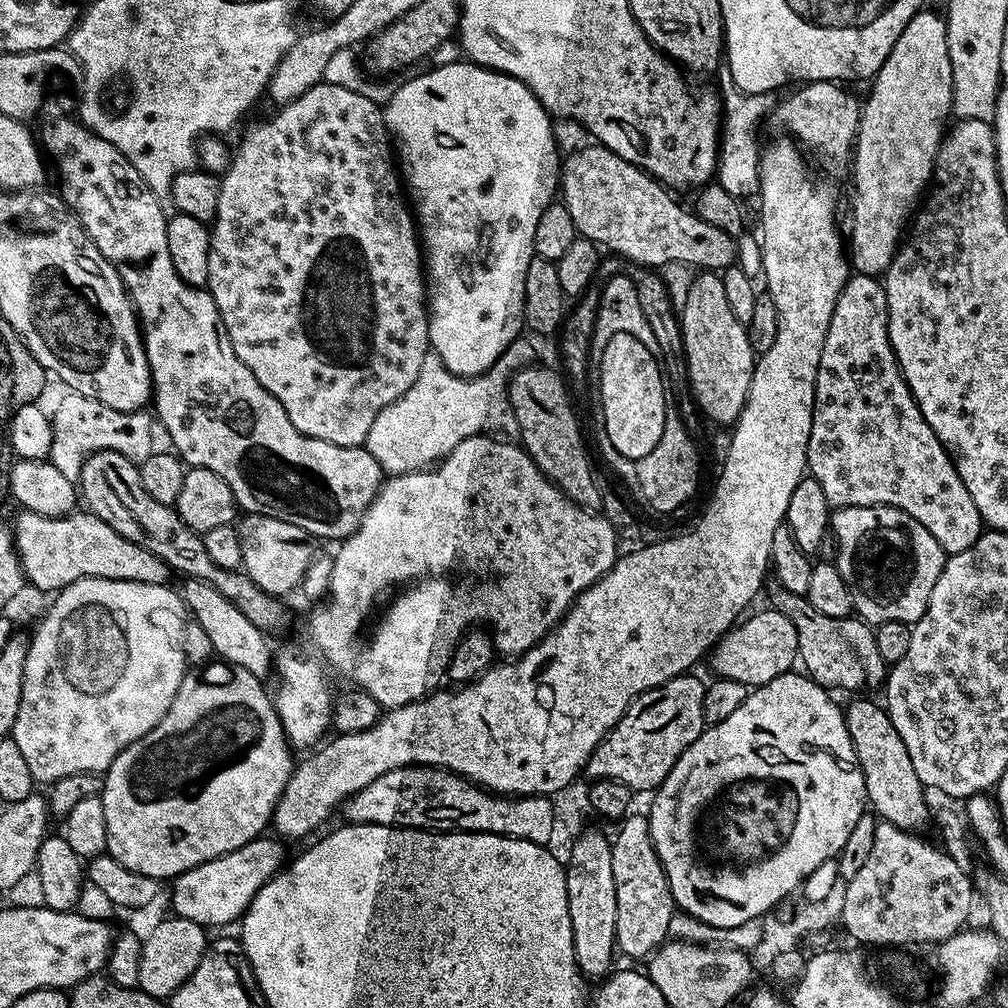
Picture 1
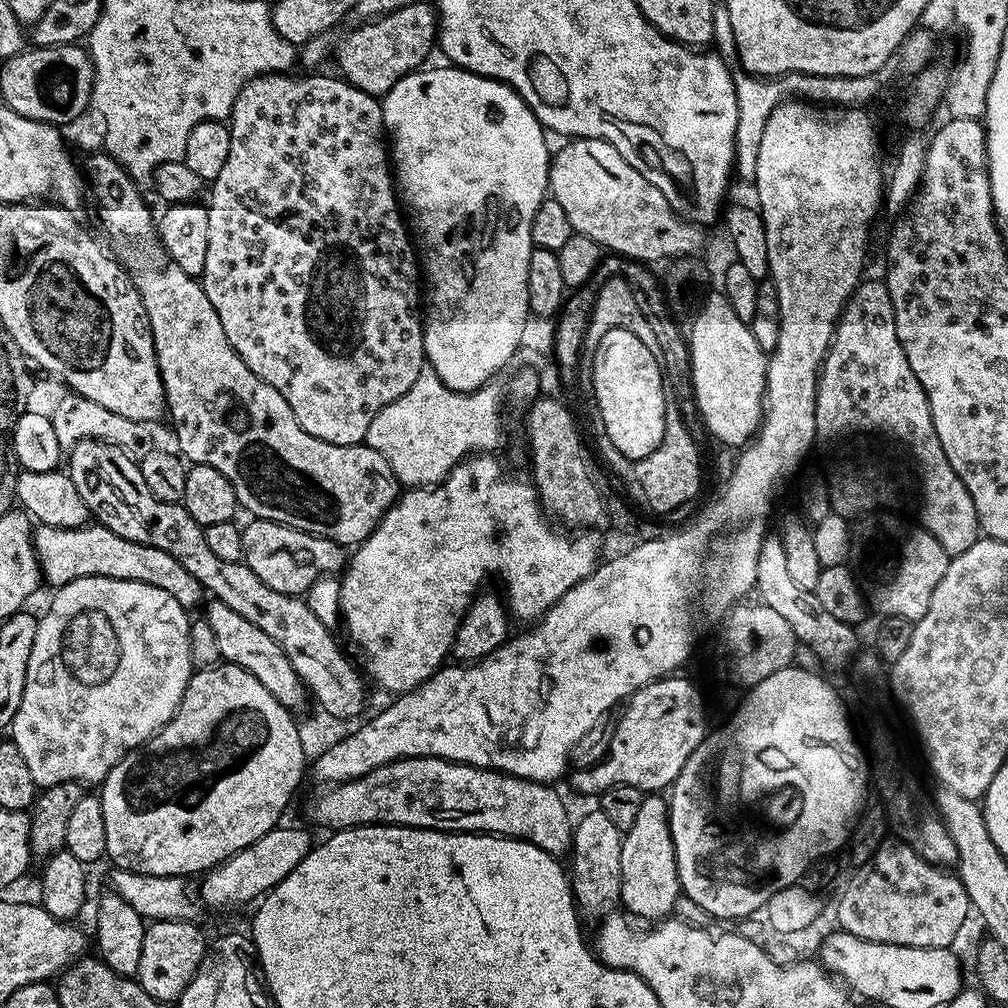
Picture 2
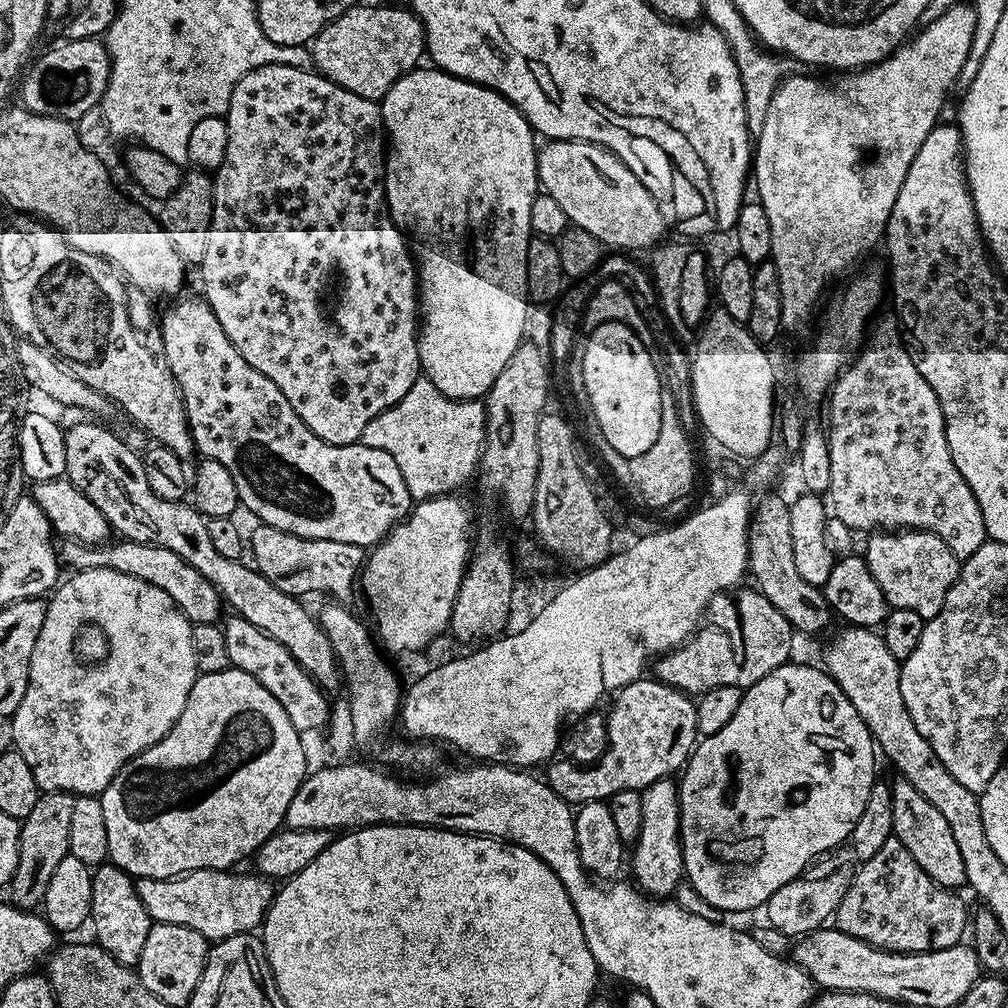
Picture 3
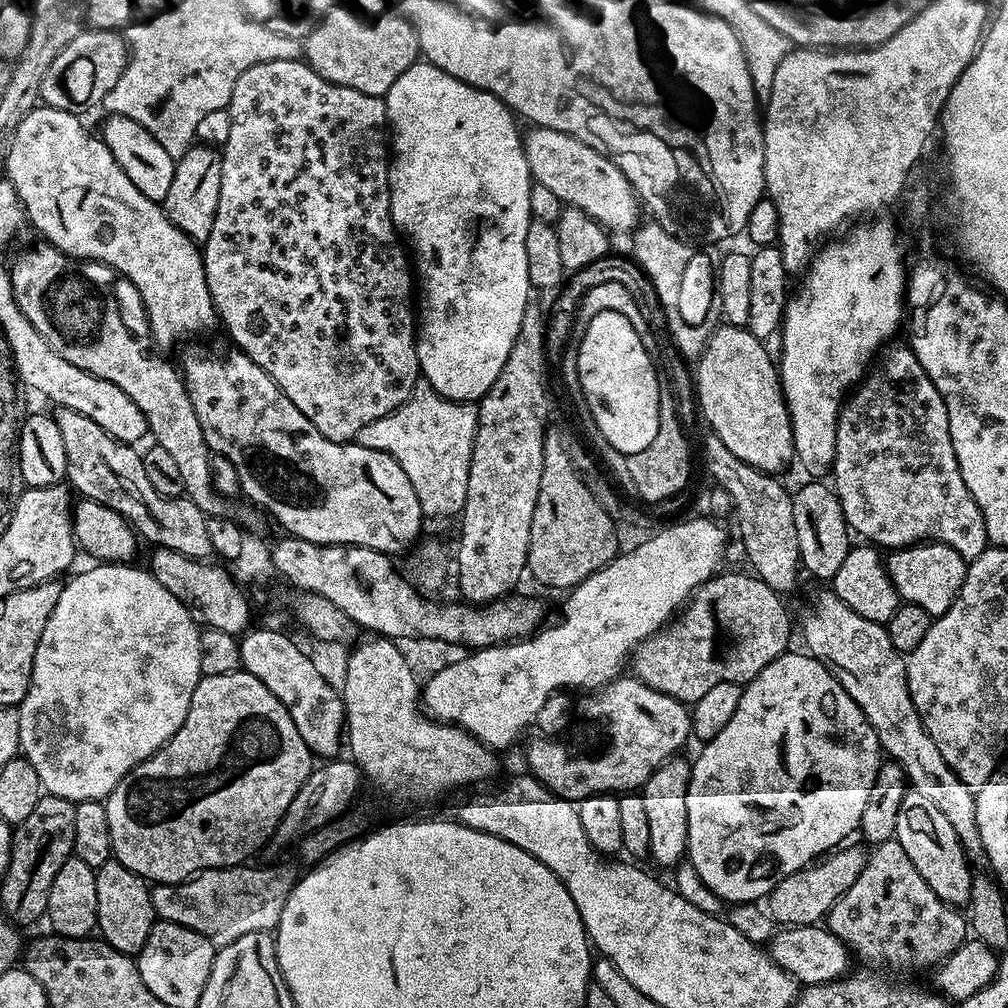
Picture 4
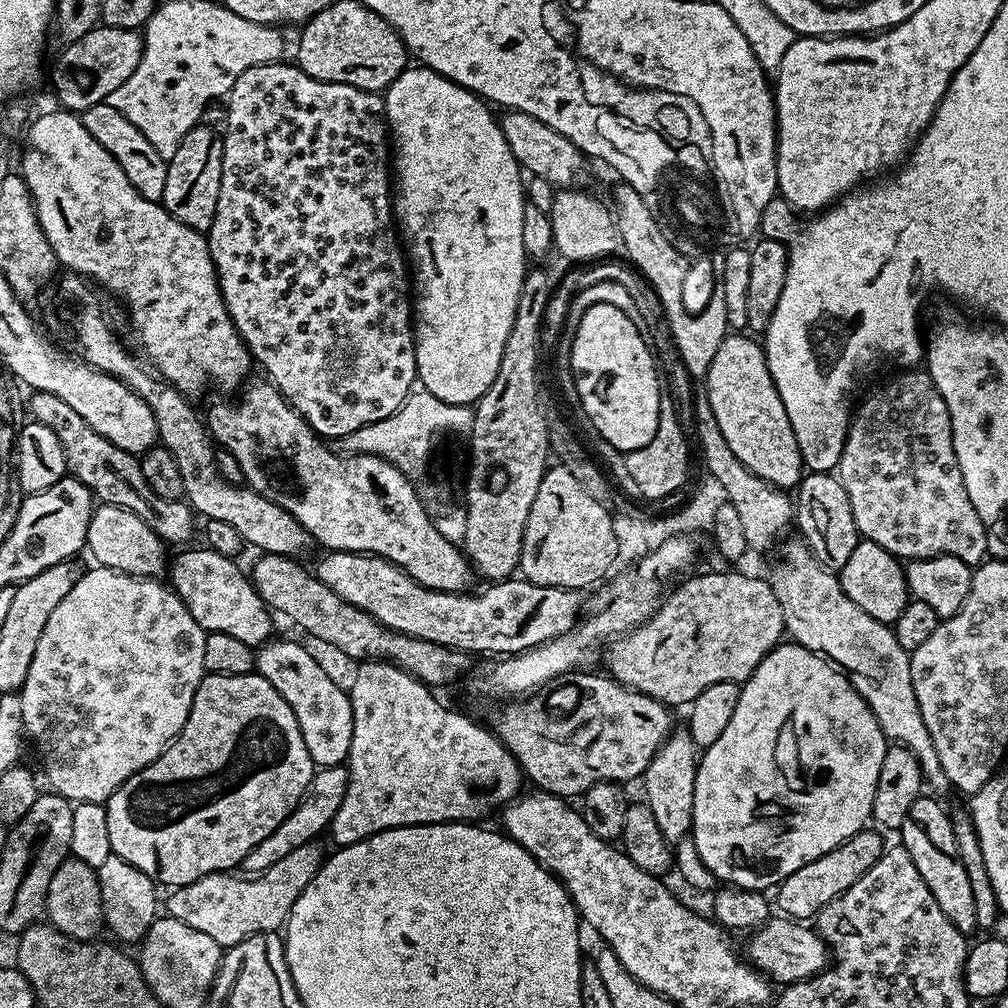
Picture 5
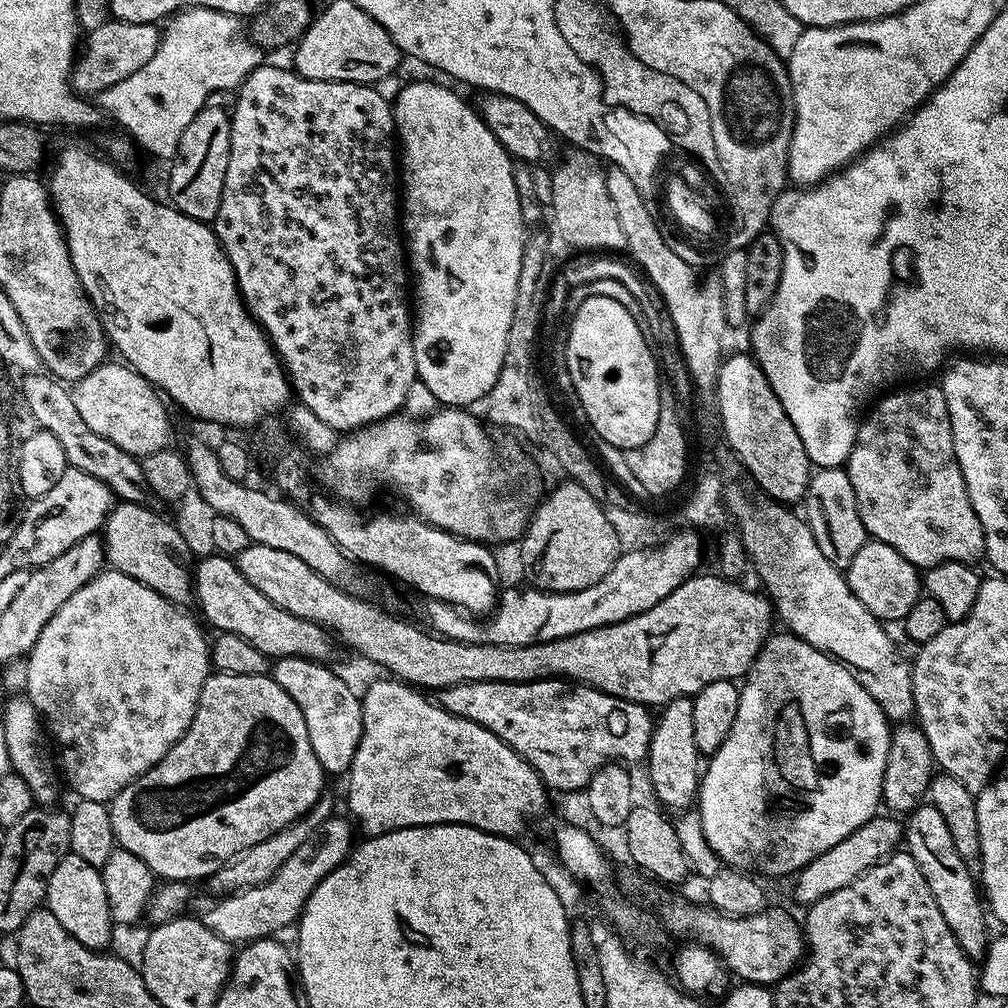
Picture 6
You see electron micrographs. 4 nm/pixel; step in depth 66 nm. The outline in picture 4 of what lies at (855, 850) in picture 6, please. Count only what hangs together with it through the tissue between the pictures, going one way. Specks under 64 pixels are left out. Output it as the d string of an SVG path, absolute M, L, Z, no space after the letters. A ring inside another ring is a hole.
M841 847L831 854L825 855L819 862L813 862L807 868L798 870L778 886L766 898L766 911L773 921L780 926L798 924L816 924L825 919L826 913L858 882L858 874L868 865L868 852L860 848ZM821 863L821 864L820 864Z

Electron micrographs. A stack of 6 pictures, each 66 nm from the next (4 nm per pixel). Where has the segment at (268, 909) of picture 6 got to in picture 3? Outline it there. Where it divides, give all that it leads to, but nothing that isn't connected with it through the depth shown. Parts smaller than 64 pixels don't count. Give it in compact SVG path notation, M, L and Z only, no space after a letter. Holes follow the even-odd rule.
M203 868L170 878L139 877L136 880L138 898L157 924L186 926L198 930L205 940L215 942L243 932L255 933L264 923L264 915L272 904L273 881L266 876L243 876L240 870Z

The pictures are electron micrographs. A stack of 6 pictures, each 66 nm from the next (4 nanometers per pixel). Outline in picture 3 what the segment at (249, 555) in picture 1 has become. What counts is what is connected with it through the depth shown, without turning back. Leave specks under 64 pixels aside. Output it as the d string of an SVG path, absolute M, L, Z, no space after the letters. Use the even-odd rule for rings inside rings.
M260 524L250 532L250 556L254 561L257 572L261 572L268 581L278 590L297 598L305 598L311 592L325 592L328 598L336 602L348 602L352 591L357 591L358 581L362 576L362 569L366 559L365 549L354 546L350 542L330 542L329 540L311 540L294 535L293 532L283 532L277 528L271 528L268 524Z

